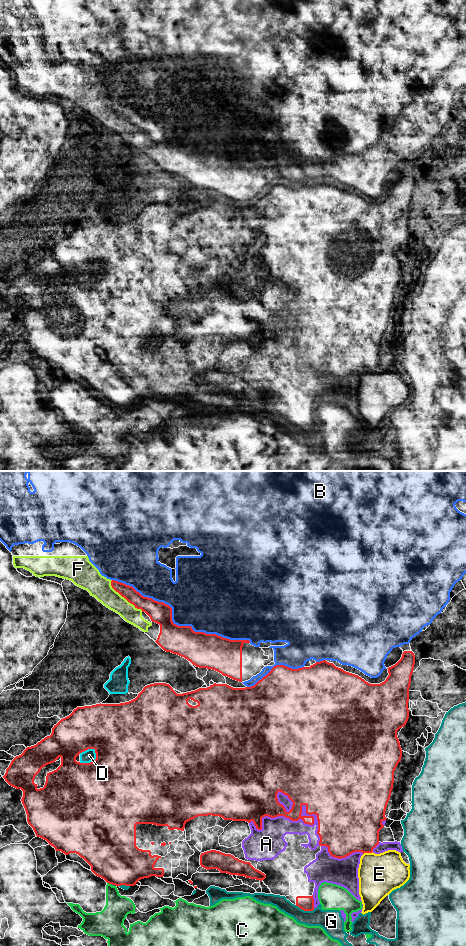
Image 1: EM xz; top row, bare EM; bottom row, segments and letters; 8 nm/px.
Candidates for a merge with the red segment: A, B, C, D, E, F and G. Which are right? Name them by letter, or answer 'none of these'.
A

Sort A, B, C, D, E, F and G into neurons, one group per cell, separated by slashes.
A / B F / C / D / E / G

